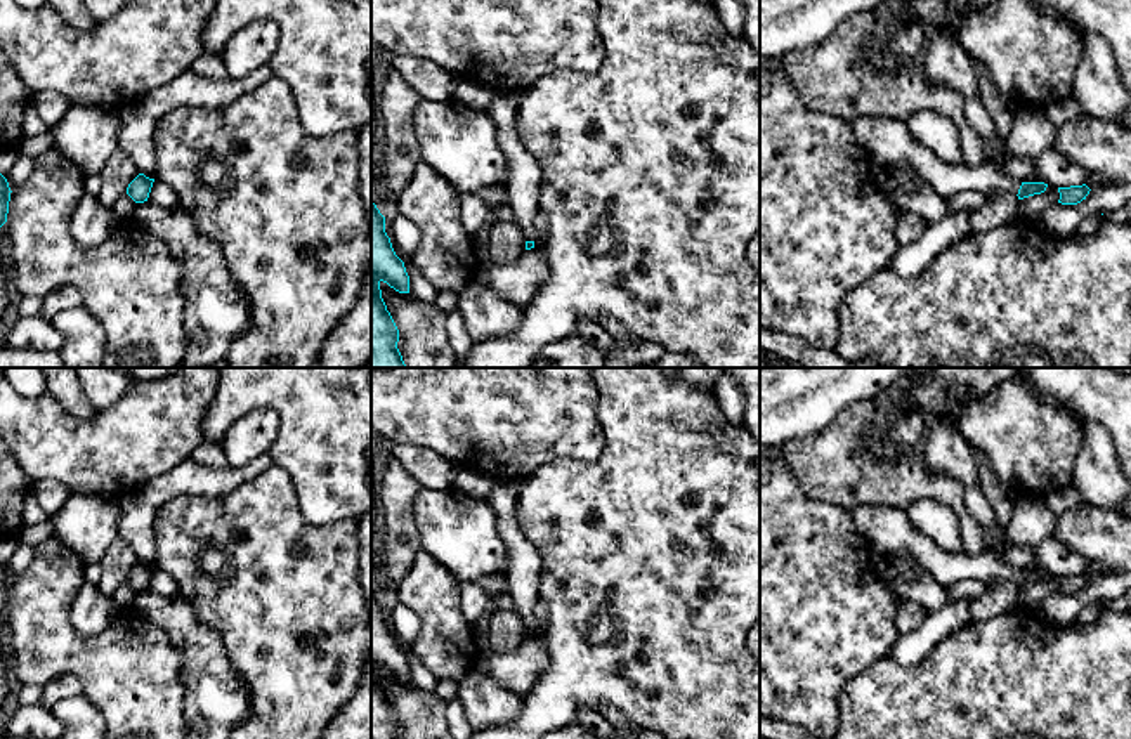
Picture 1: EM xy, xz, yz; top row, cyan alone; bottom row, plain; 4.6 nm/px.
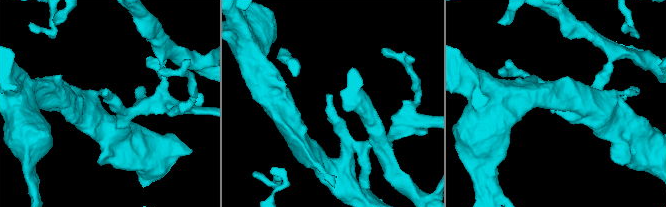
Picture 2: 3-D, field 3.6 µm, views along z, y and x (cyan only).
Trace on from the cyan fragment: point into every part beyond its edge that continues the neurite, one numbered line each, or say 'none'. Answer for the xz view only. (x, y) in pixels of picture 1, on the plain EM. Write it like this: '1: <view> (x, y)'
1: xz (523, 575)

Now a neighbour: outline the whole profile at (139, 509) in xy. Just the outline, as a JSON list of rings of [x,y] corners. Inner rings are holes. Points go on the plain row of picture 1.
[[[262,453],[245,467],[212,468],[191,456],[120,500],[120,538],[149,567],[156,564],[153,522],[158,510],[177,496],[219,498],[255,479],[272,467],[272,455]]]

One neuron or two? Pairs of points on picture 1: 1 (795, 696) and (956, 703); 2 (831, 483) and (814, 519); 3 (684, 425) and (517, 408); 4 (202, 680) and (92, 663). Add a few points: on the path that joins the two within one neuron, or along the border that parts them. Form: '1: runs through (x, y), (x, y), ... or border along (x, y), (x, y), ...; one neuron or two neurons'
1: border along (866, 668), (840, 691), (836, 720); two neurons
2: border along (793, 474), (810, 498), (838, 503), (850, 512); two neurons
3: border along (594, 385), (602, 434), (602, 453), (597, 458); two neurons
4: border along (167, 639), (181, 656), (184, 717); two neurons

